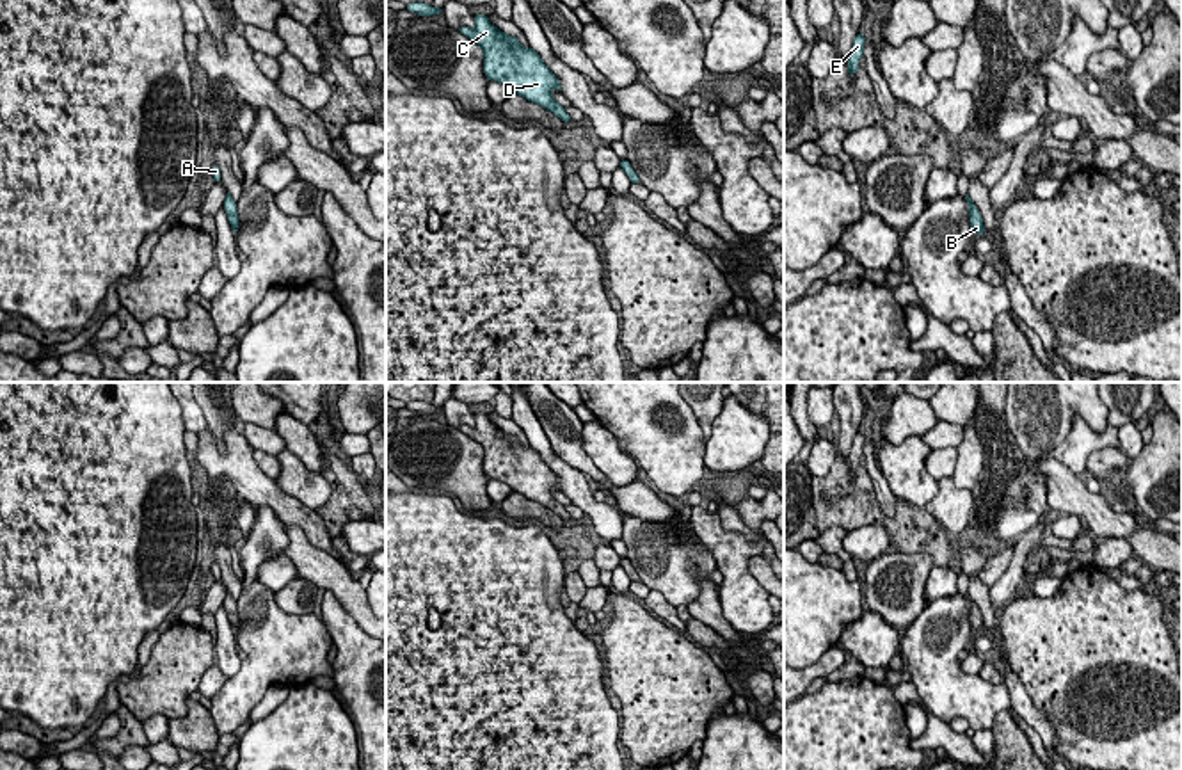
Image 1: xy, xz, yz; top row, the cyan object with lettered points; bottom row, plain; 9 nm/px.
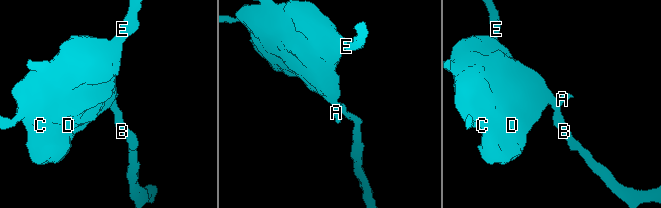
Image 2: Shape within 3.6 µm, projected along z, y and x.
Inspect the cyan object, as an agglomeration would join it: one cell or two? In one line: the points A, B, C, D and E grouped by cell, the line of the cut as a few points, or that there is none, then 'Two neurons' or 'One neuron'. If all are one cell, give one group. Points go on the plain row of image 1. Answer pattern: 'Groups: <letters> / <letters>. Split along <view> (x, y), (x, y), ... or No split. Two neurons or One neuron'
Groups: A B C D E. No split. One neuron

